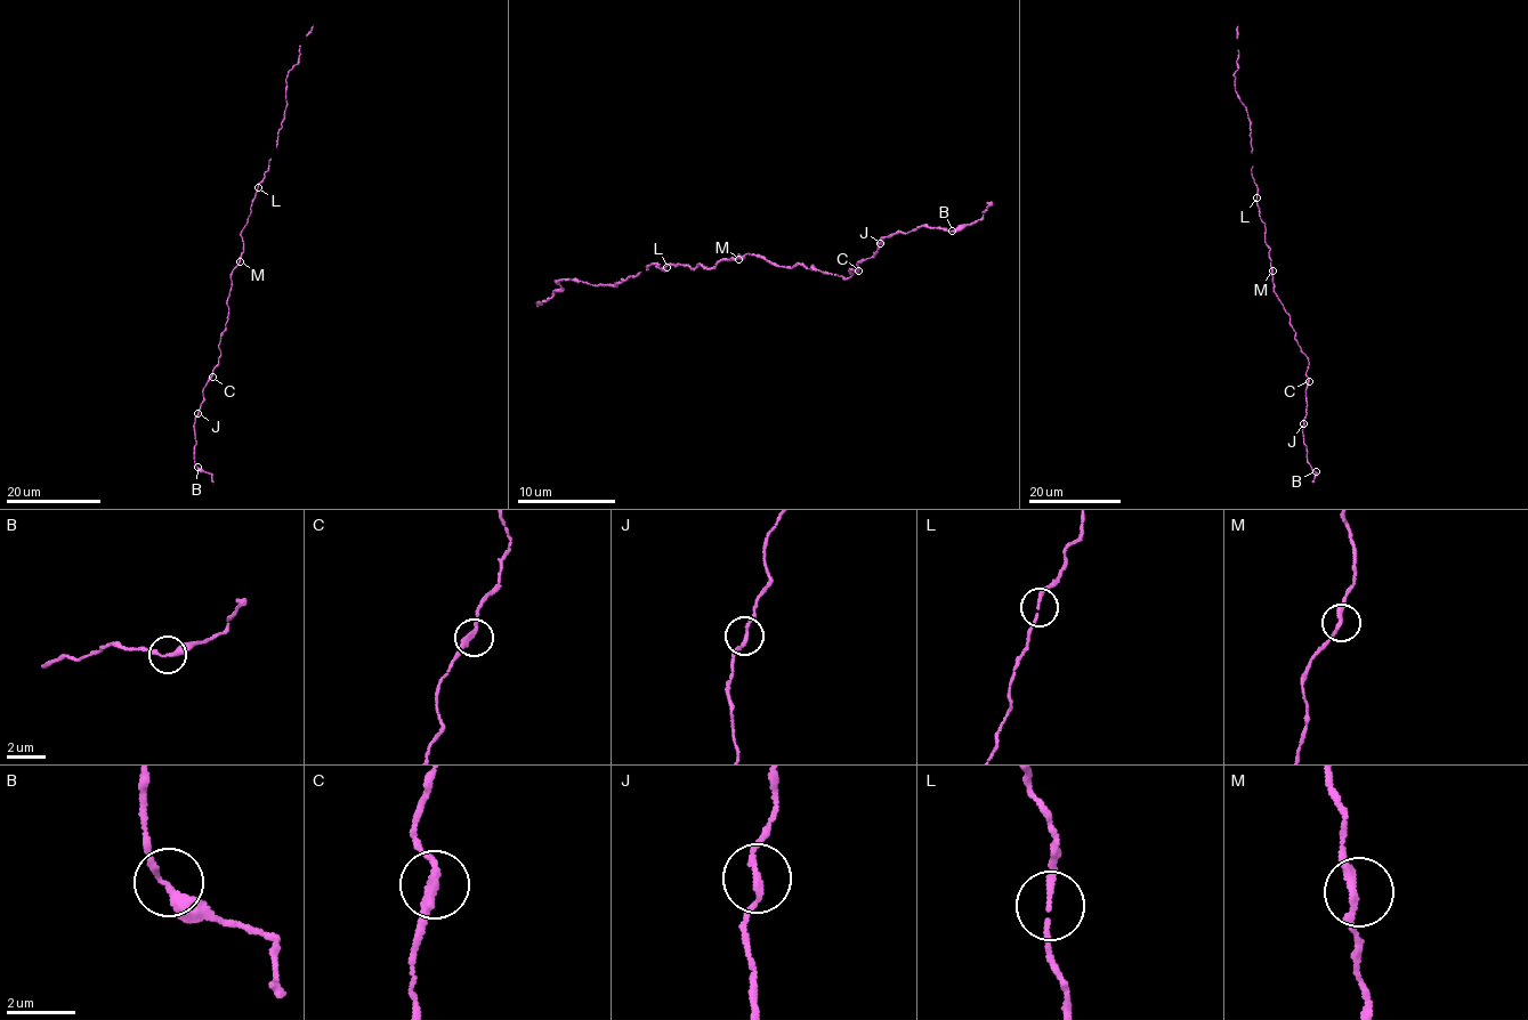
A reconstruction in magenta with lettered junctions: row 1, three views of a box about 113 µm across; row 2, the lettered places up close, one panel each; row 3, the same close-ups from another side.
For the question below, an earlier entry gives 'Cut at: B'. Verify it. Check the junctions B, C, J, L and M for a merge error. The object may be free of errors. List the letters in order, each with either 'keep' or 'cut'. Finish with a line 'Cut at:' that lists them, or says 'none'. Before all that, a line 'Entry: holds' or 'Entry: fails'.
Entry: fails
B: keep
C: keep
J: keep
L: keep
M: keep
Cut at: none

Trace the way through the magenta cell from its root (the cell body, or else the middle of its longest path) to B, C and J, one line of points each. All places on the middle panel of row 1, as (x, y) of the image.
B: (734, 257), (756, 253), (846, 280), (884, 235), (926, 224), (952, 229)
C: (734, 257), (756, 253), (769, 262), (791, 268), (800, 262), (846, 280), (853, 275), (850, 270), (858, 270)
J: (734, 257), (756, 253), (769, 262), (791, 268), (800, 262), (846, 280), (881, 243)

